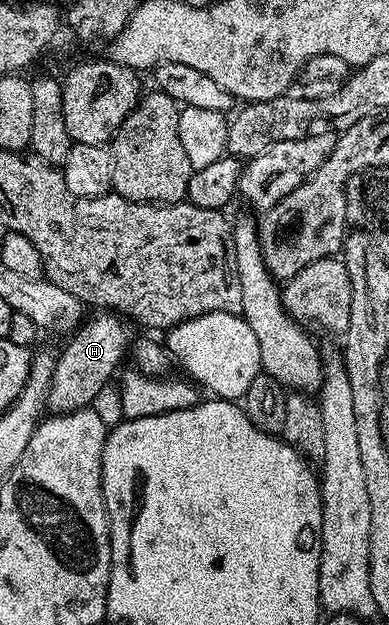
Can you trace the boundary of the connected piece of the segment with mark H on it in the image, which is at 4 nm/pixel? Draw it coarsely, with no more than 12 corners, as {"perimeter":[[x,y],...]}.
{"perimeter":[[119,315],[85,319],[59,349],[47,411],[92,405],[129,351]]}

